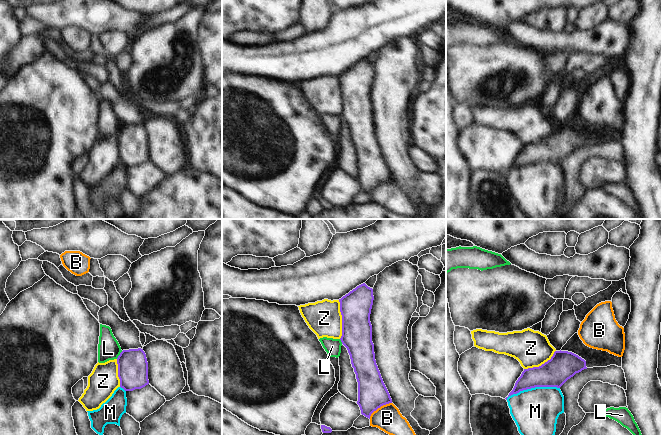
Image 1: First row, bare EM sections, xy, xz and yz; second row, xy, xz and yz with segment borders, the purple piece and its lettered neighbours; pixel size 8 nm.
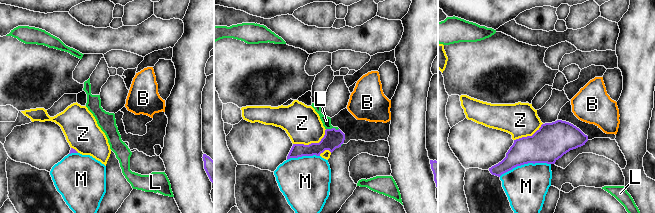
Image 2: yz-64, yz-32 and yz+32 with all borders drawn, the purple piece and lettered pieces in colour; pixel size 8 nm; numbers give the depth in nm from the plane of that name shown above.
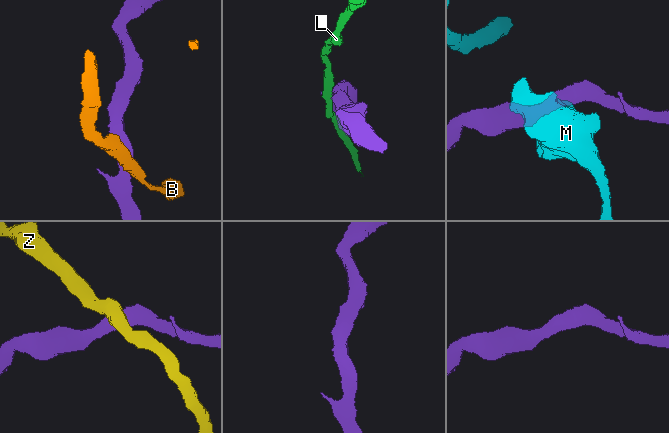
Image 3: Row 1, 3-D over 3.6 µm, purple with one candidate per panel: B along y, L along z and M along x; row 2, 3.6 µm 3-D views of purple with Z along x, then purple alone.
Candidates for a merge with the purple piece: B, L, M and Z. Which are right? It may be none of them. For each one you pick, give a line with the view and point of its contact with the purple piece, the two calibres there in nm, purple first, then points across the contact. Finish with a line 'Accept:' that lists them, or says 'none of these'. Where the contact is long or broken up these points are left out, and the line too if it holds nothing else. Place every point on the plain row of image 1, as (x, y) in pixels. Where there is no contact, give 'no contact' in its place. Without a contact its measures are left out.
Accept: none of these

